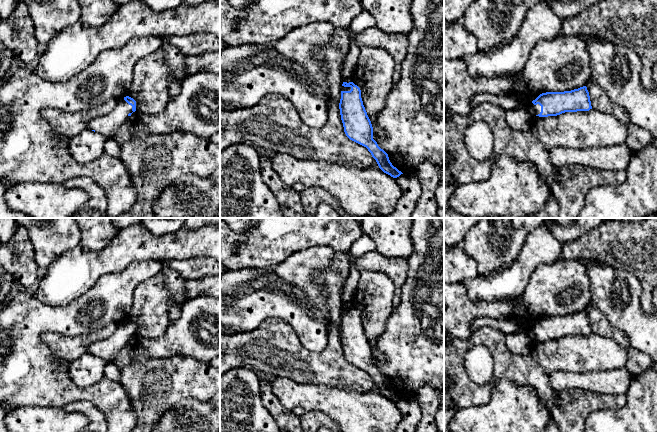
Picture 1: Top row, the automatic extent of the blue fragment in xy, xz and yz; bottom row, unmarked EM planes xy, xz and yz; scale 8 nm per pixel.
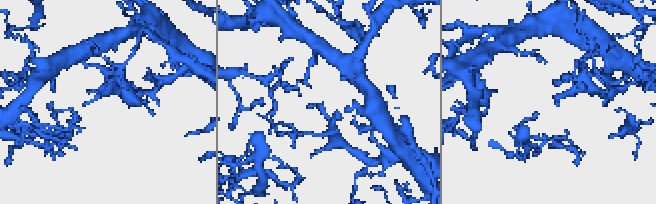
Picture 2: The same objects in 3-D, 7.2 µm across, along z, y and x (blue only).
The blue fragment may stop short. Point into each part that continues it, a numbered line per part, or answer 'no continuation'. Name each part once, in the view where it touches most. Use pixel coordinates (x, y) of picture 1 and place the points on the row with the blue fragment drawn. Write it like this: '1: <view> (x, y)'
1: yz (534, 110)

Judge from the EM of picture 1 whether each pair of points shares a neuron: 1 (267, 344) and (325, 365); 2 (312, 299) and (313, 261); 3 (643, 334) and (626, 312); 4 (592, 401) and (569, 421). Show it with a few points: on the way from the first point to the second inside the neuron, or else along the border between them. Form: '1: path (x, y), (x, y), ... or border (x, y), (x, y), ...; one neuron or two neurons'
1: path (281, 354), (301, 365), (311, 365); one neuron
2: path (307, 290), (307, 270); one neuron
3: path (641, 329), (629, 317); one neuron
4: path (586, 404), (575, 415); one neuron

